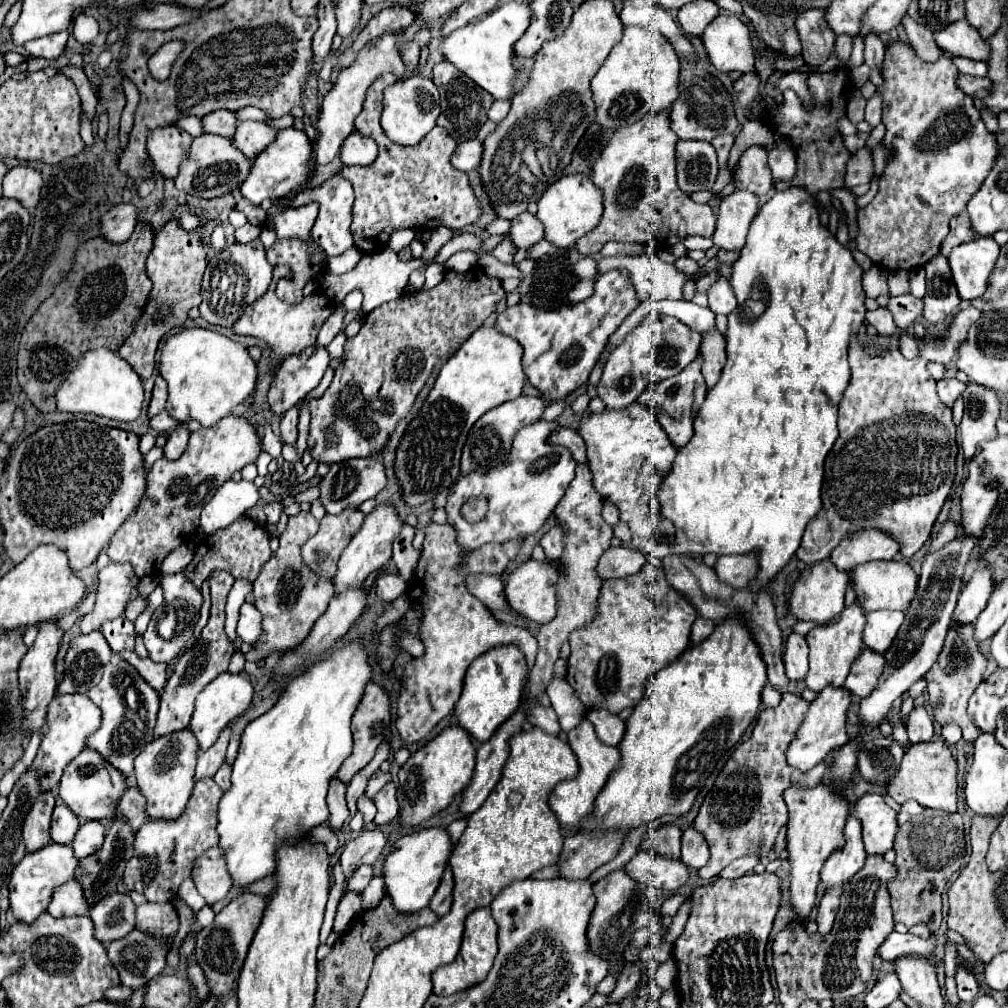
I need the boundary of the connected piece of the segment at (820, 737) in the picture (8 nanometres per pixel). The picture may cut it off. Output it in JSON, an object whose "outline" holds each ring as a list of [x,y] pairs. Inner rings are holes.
{"outline":[[[826,687],[822,693],[818,693],[818,697],[810,703],[808,715],[800,727],[800,733],[796,735],[796,739],[790,743],[788,749],[788,763],[792,767],[798,767],[800,771],[808,771],[814,765],[818,765],[820,761],[826,759],[826,755],[832,749],[838,749],[840,745],[844,745],[850,737],[846,733],[846,715],[848,709],[852,705],[852,695],[848,689],[844,687]]]}

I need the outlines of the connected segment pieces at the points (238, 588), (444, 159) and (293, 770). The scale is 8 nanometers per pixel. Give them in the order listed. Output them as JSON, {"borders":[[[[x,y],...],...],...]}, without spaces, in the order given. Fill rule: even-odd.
{"borders":[[[[236,581],[234,587],[230,589],[228,603],[226,603],[226,619],[228,619],[228,637],[234,641],[236,639],[236,623],[238,623],[238,609],[244,603],[244,597],[252,593],[252,583],[250,581]]],[[[382,75],[368,91],[368,99],[364,103],[364,111],[356,117],[356,131],[362,135],[372,137],[378,143],[378,157],[372,165],[368,167],[342,167],[342,175],[354,185],[356,201],[354,201],[354,219],[352,219],[352,235],[354,243],[362,253],[378,253],[380,247],[386,245],[388,237],[396,229],[414,229],[416,233],[420,231],[434,231],[438,227],[450,227],[450,229],[464,229],[472,223],[476,223],[482,217],[482,207],[480,201],[476,199],[468,175],[454,169],[450,163],[450,157],[456,149],[456,139],[444,129],[444,127],[434,127],[418,145],[414,147],[404,147],[398,143],[392,143],[382,125],[380,125],[380,115],[382,115],[382,91],[396,81],[394,75]],[[388,171],[404,171],[404,175],[388,175]]],[[[360,639],[346,641],[344,647],[326,653],[324,659],[292,677],[276,705],[244,729],[238,757],[232,767],[232,787],[220,799],[216,827],[234,887],[246,887],[270,875],[274,871],[274,849],[282,839],[294,841],[306,835],[314,825],[328,821],[328,783],[344,759],[352,753],[350,721],[360,705],[360,699],[364,697],[364,689],[370,683],[372,673],[374,667],[370,665],[366,643]]]]}

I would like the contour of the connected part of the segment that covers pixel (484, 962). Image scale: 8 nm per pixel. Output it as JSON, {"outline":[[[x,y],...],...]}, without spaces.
{"outline":[[[482,907],[472,911],[466,917],[466,927],[464,927],[464,937],[462,937],[462,947],[460,953],[456,957],[456,961],[452,965],[442,967],[442,971],[434,973],[434,993],[436,995],[454,995],[458,991],[464,991],[468,987],[474,987],[478,983],[482,983],[488,975],[488,971],[494,965],[494,957],[496,957],[496,923],[490,915],[490,907]]]}

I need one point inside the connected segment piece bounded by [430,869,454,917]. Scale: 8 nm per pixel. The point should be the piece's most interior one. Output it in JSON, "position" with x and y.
{"position":[442,901]}

